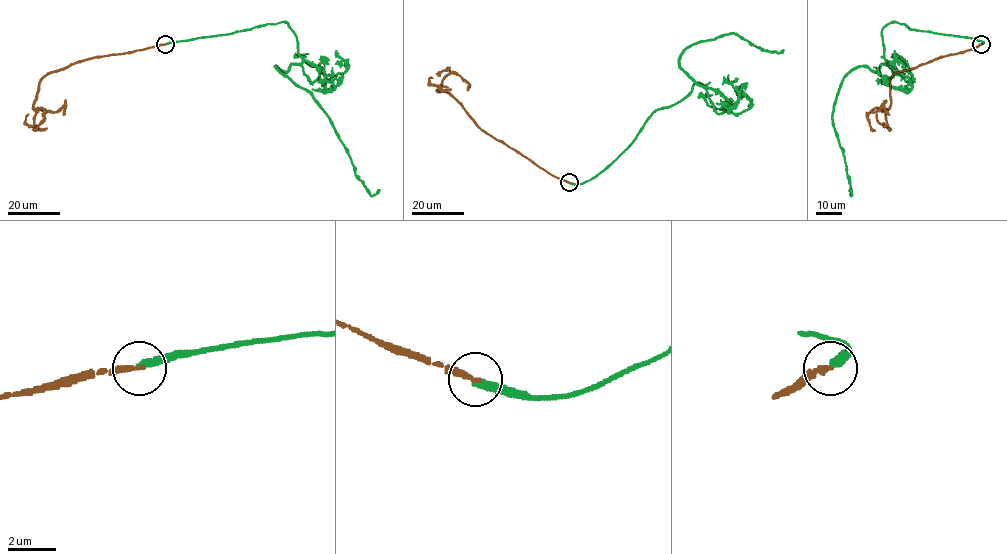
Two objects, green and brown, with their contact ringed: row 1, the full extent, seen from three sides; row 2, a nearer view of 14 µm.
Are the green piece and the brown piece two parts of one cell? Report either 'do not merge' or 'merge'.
do not merge

